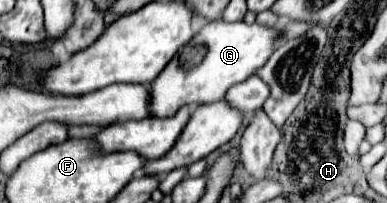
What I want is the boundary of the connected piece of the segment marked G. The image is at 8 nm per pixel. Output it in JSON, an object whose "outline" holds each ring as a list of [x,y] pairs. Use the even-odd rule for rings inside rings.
{"outline":[[[244,21],[238,23],[206,23],[194,37],[192,43],[186,43],[168,67],[154,79],[152,85],[148,85],[148,91],[152,91],[152,115],[168,117],[176,115],[176,111],[184,105],[204,105],[222,101],[226,91],[254,75],[256,69],[260,69],[272,51],[278,47],[278,29],[262,27],[258,23],[246,25]],[[208,45],[208,53],[206,53]]]}

